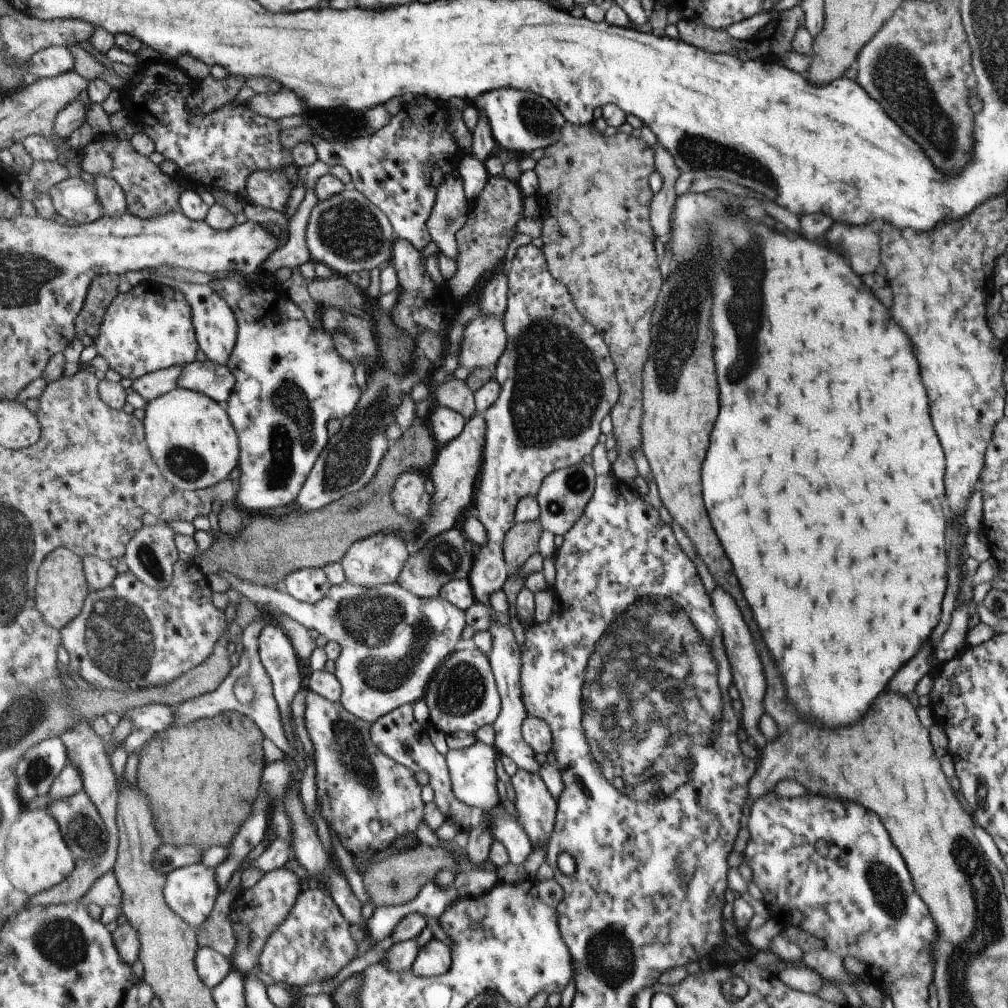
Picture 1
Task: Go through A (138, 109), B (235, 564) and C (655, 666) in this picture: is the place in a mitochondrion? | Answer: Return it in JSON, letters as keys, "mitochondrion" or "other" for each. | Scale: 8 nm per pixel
{"A":"other","B":"mitochondrion","C":"mitochondrion"}

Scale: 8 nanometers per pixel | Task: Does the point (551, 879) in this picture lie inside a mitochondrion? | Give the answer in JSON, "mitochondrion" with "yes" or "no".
{"mitochondrion":"no"}

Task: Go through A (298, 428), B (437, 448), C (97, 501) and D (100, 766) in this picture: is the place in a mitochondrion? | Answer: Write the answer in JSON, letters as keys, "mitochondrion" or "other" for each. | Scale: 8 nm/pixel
{"A":"mitochondrion","B":"other","C":"other","D":"other"}

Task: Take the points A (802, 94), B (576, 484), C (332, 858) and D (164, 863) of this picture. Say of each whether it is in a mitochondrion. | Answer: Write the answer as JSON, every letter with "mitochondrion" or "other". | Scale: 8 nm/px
{"A":"other","B":"mitochondrion","C":"other","D":"other"}

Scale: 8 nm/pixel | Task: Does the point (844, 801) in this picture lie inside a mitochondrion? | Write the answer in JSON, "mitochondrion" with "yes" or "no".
{"mitochondrion":"no"}

